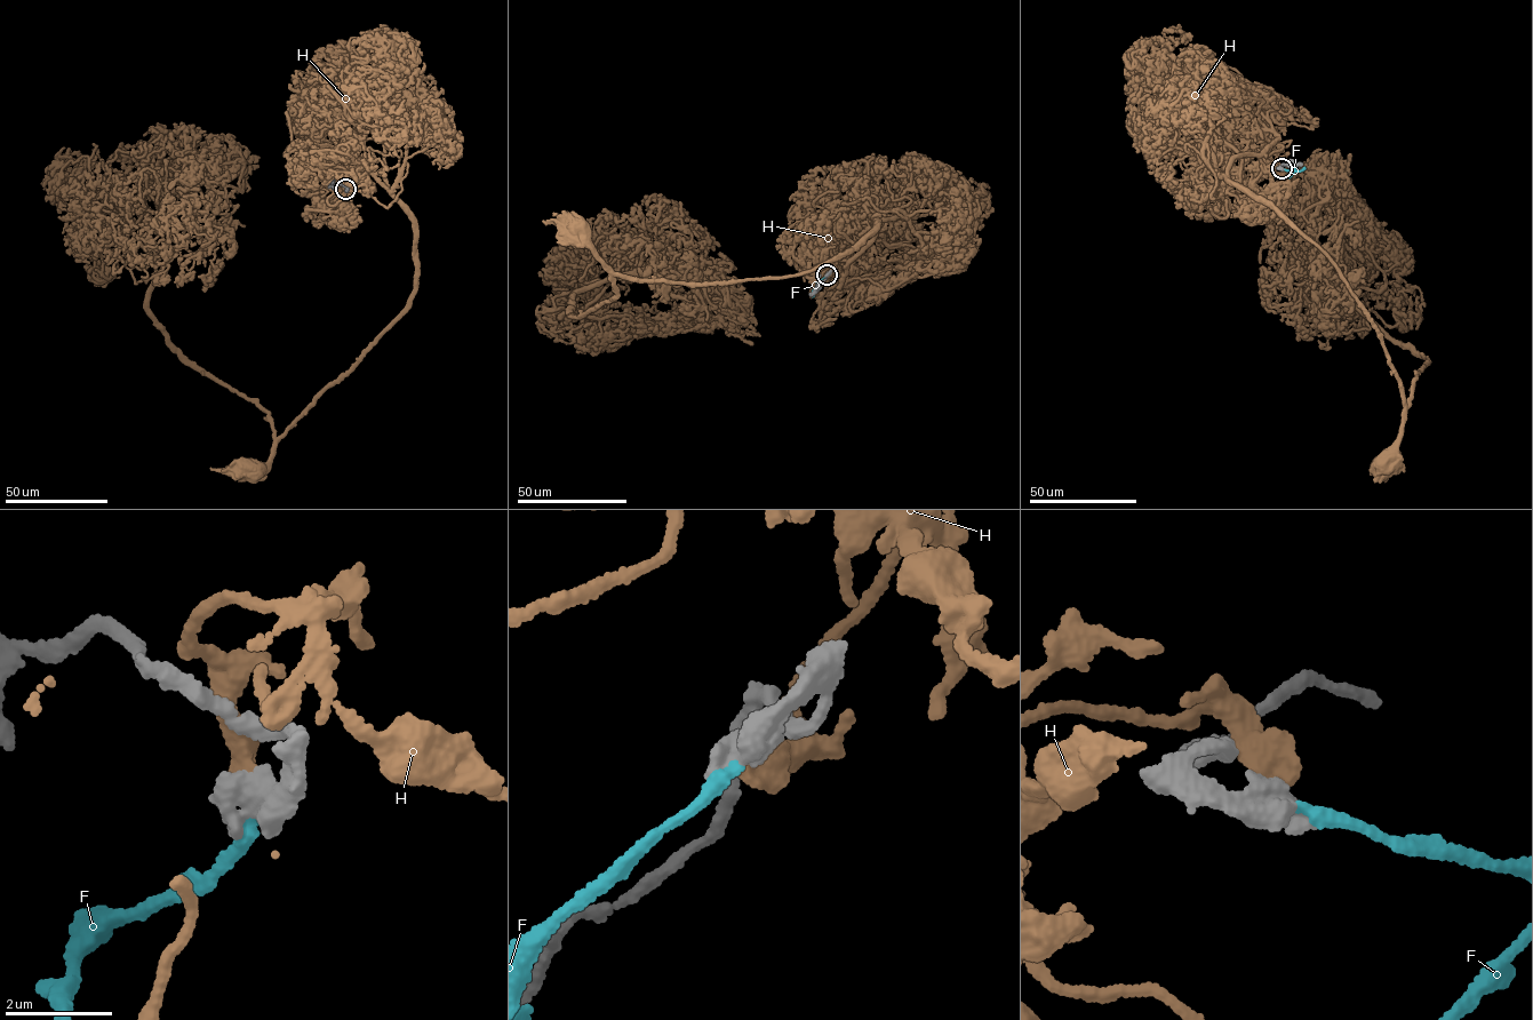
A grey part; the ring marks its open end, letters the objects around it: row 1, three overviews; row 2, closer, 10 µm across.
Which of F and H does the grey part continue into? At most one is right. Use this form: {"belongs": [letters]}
{"belongs": ["H"]}

